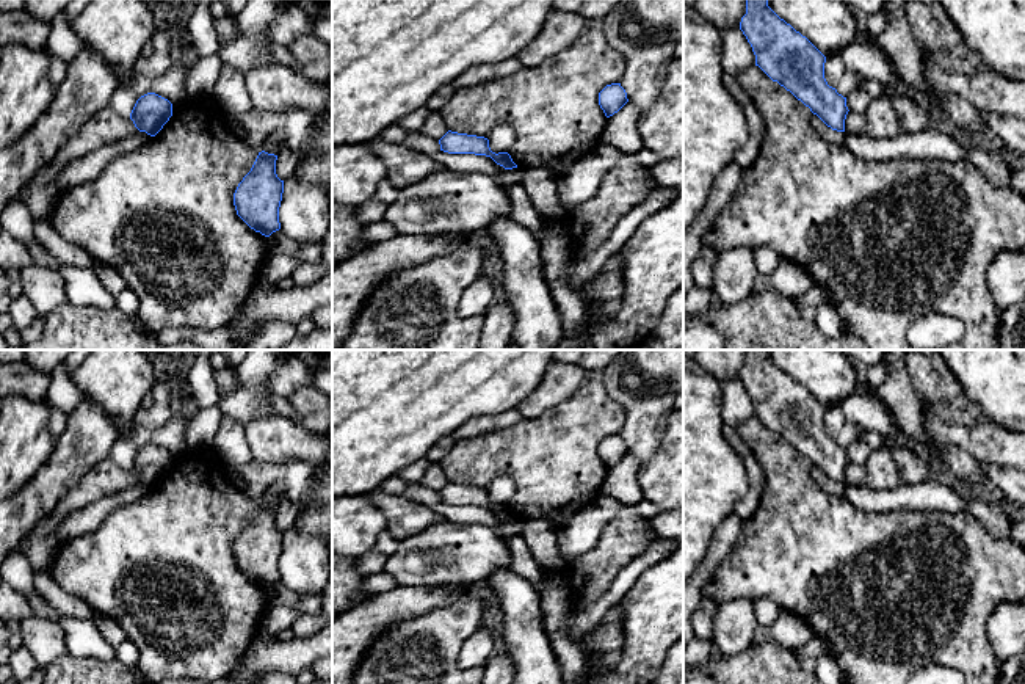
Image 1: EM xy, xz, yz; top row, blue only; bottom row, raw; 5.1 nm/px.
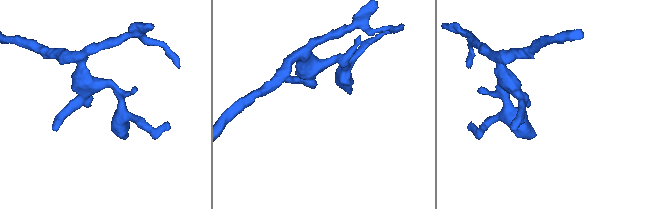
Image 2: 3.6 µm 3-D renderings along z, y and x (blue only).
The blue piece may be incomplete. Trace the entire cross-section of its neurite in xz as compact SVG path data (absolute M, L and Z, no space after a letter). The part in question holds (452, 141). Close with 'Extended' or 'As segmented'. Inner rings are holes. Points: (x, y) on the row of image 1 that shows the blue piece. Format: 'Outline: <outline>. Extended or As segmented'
Outline: M448 130L440 140L440 151L448 154L475 154L491 157L497 165L505 169L517 168L508 152L492 152L489 147L489 140L484 136L458 133Z. As segmented

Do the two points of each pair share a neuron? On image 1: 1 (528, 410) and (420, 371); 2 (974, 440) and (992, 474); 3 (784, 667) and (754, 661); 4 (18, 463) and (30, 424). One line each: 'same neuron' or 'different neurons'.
1: different neurons
2: different neurons
3: same neuron
4: same neuron

